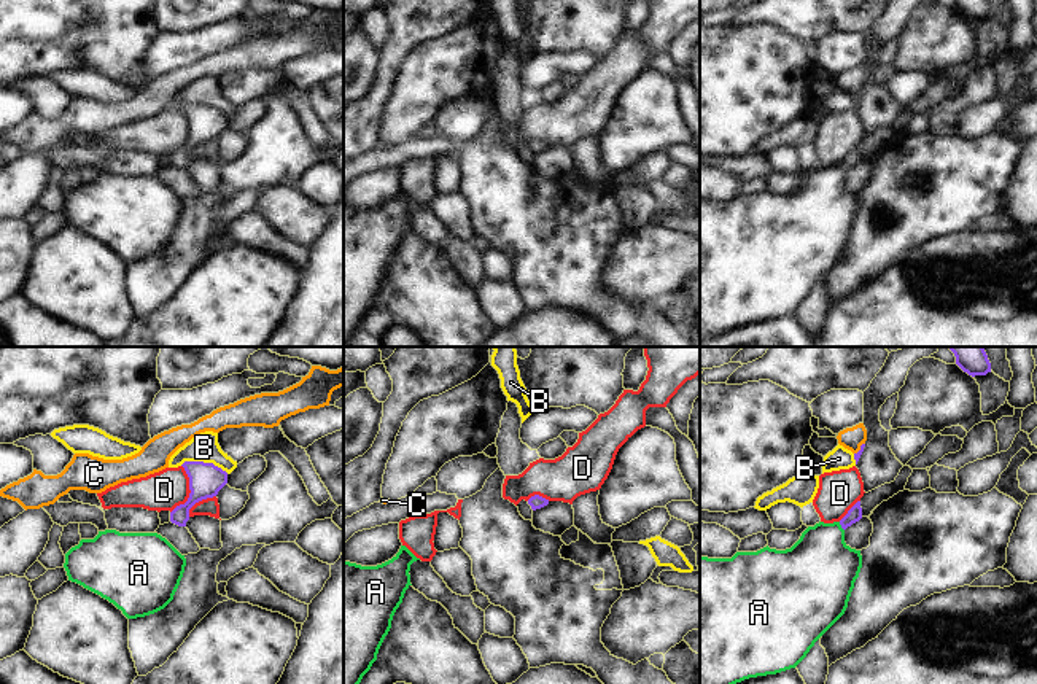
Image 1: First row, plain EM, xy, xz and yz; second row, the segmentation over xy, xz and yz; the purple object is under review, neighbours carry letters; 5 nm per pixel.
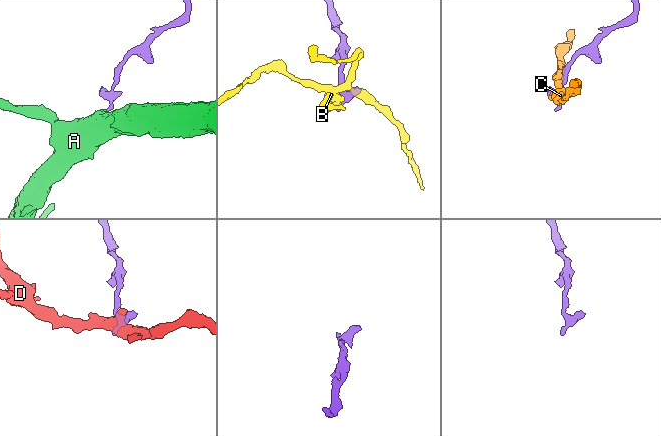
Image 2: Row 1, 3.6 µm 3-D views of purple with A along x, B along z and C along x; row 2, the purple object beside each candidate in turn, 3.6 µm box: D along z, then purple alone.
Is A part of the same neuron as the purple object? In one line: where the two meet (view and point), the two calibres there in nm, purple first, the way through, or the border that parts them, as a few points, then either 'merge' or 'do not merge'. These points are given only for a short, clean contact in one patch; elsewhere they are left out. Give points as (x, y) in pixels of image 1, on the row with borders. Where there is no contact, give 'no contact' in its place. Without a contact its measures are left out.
yz (842, 527) | 80/380 nm | across yz (854, 514), (842, 527), (821, 547), (819, 570) | merge

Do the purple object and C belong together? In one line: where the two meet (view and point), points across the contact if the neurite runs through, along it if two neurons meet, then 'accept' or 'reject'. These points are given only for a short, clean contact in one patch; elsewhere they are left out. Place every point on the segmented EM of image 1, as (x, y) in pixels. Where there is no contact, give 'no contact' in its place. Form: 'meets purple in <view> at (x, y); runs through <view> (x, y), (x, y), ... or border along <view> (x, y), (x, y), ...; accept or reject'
meets purple in yz at (861, 449); border along yz (864, 443), (854, 454); reject

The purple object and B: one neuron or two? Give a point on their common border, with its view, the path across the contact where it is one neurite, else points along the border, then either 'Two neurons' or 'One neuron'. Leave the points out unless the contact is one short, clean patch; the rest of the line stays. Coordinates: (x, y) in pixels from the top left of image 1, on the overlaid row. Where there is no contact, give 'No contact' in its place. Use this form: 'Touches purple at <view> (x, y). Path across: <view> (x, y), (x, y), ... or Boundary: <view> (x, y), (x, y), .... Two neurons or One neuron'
Touches purple at xy (202, 462). Boundary: xy (180, 465), (185, 462), (204, 462), (213, 463), (228, 473). Two neurons.

